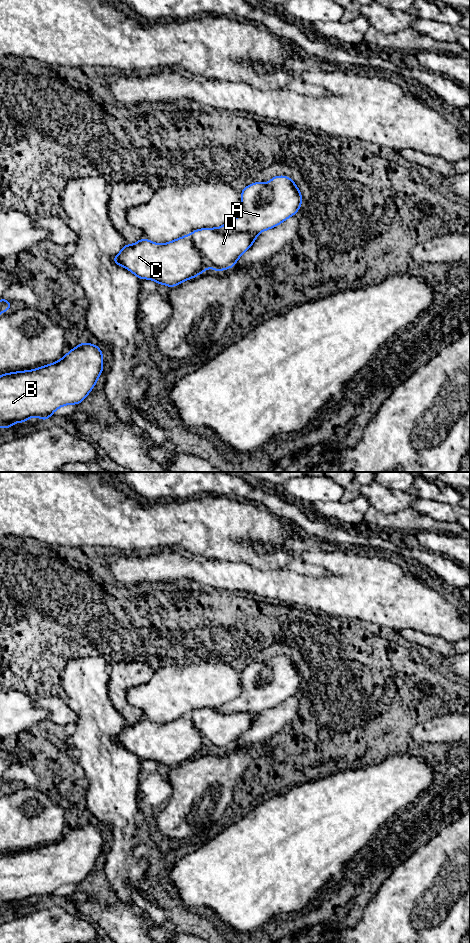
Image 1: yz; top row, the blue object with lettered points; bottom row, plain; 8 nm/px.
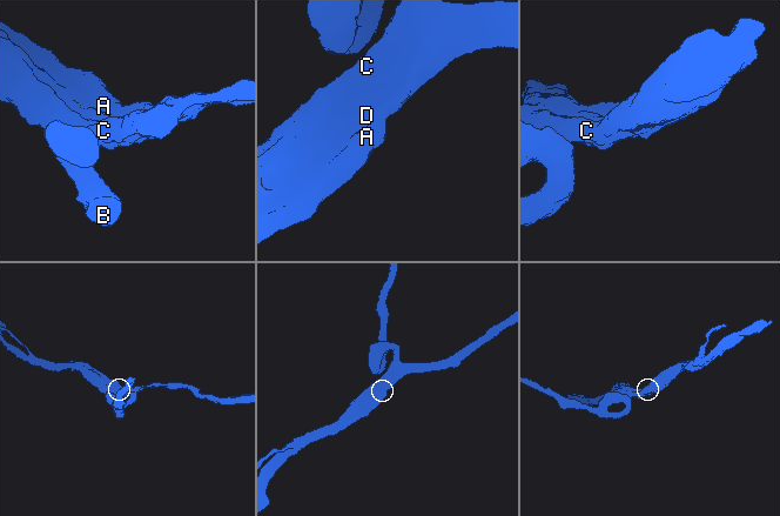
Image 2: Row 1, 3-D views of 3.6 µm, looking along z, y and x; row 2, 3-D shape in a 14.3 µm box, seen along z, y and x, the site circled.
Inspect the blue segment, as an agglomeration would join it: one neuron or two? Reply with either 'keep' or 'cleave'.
cleave

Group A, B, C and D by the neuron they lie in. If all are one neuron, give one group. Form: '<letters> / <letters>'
A / B C D

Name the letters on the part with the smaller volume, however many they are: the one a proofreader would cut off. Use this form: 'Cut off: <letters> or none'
Cut off: A

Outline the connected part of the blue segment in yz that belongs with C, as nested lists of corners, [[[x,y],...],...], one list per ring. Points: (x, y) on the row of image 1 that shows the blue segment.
[[[202,228],[165,244],[142,238],[132,245],[125,244],[113,258],[113,263],[127,268],[139,279],[150,279],[171,288],[204,273],[208,267],[218,272],[233,268],[257,235],[251,232],[221,233],[217,228]]]

